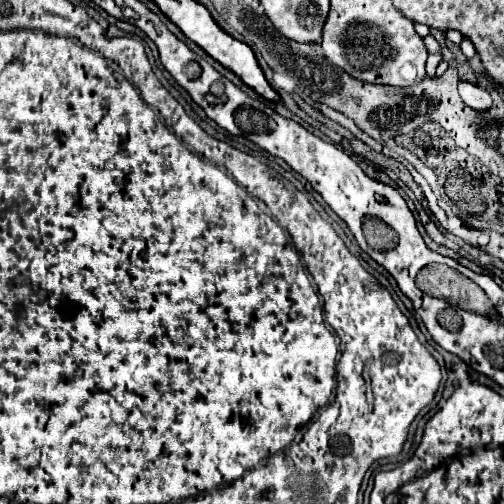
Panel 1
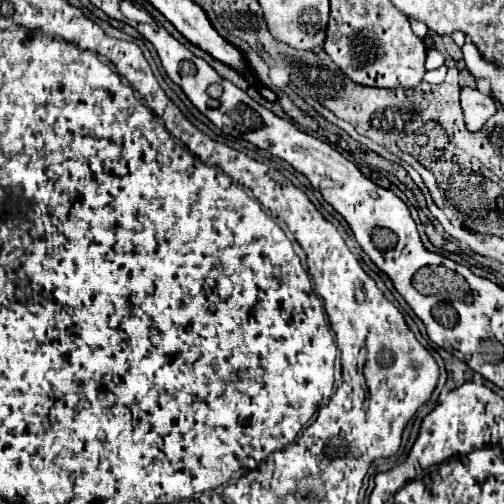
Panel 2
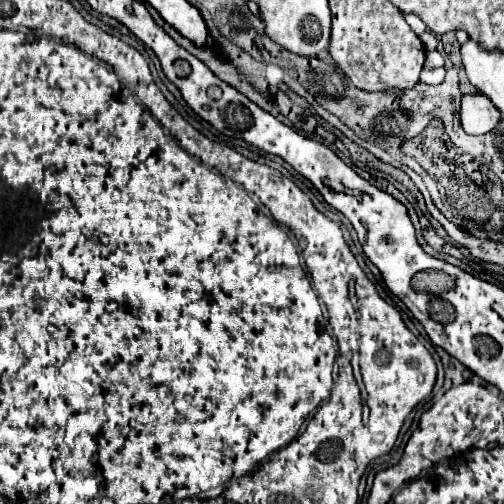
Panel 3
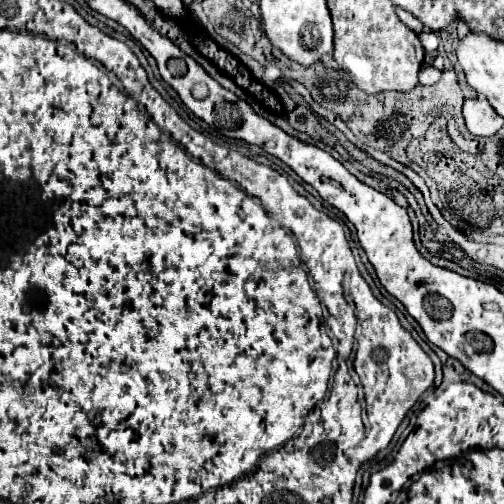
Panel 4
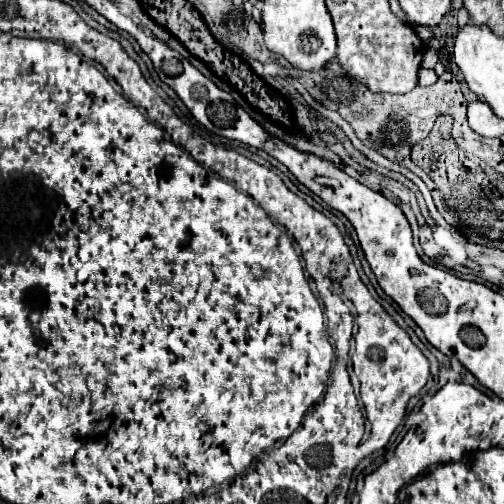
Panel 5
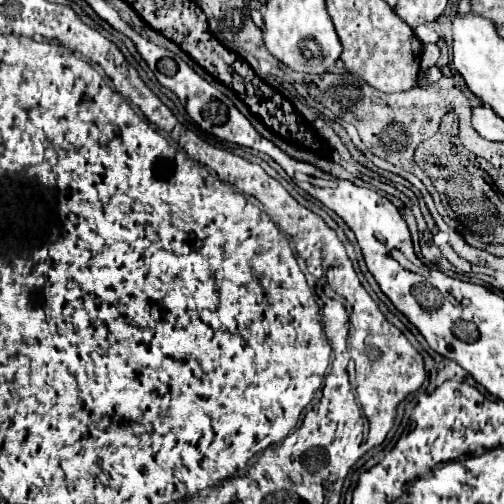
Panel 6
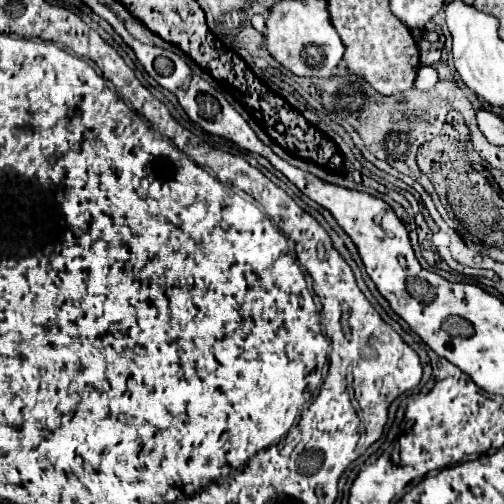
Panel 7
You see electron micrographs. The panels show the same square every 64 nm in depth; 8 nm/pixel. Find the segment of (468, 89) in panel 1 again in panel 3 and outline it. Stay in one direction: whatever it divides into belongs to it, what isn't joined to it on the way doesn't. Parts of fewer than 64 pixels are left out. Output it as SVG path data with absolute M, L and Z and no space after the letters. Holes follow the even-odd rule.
M480 92L462 96L460 116L462 116L462 128L468 134L486 134L500 120L498 108L488 100L488 96Z

